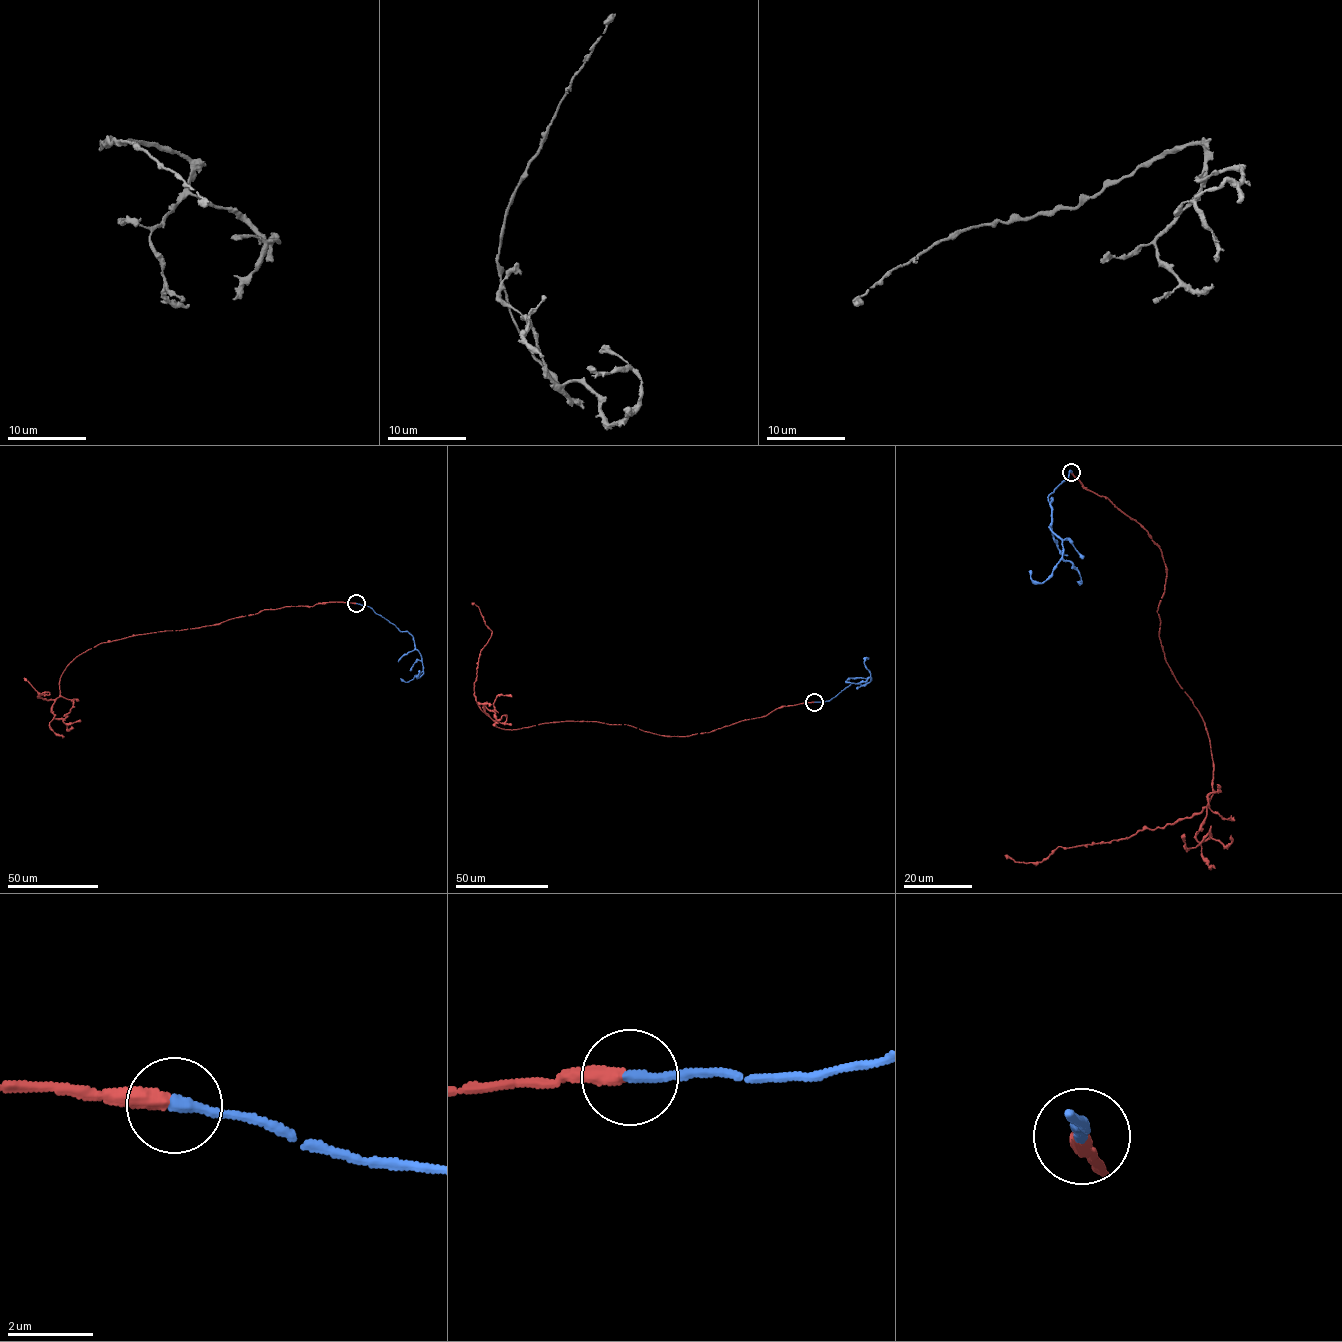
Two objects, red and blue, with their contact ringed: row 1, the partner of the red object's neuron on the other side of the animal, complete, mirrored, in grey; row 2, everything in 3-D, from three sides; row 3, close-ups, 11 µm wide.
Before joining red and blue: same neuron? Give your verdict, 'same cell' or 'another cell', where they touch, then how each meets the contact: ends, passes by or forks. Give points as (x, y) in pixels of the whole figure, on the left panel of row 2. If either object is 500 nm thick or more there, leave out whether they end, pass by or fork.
same cell; at (356, 603); red ends there; blue ends there

